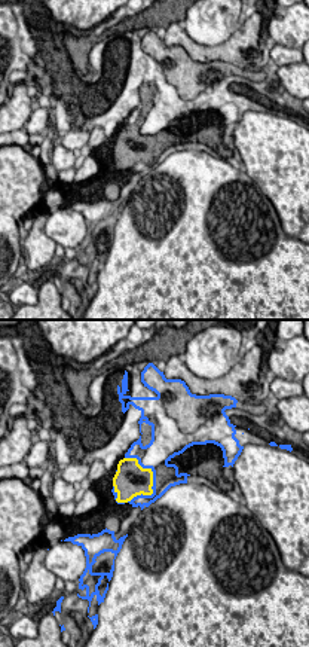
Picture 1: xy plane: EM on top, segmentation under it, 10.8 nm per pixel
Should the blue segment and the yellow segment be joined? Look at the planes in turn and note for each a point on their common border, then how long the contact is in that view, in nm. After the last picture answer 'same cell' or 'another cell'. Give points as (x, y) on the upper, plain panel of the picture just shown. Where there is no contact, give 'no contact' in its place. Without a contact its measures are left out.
(152, 137) | 500 nm

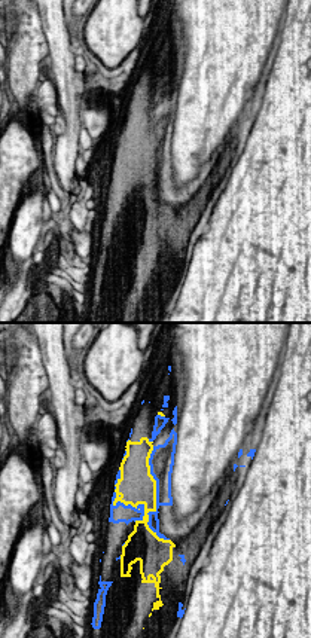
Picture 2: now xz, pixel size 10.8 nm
(156, 165) | 1050 nm

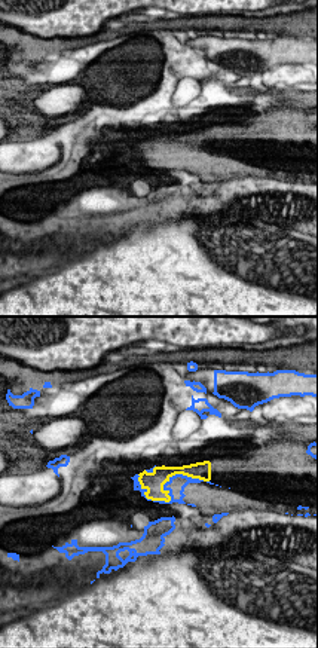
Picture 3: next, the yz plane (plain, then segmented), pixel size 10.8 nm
(170, 162) | 750 nm

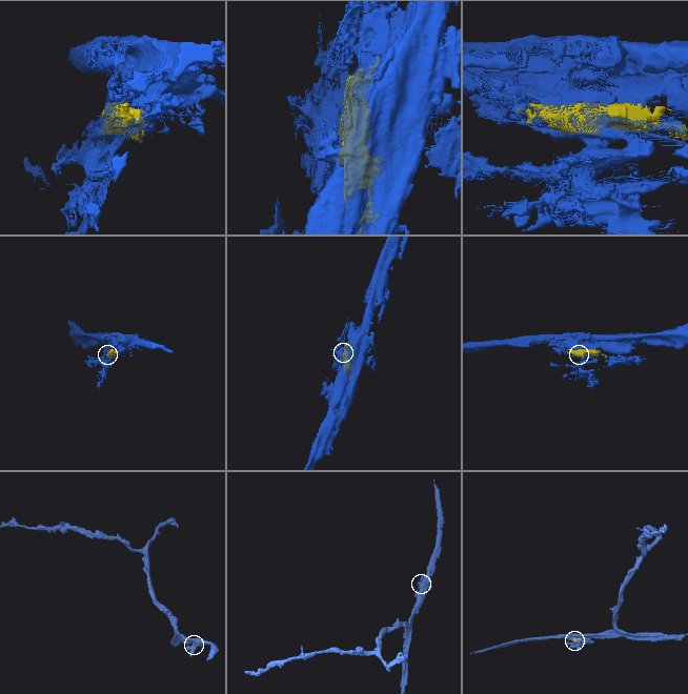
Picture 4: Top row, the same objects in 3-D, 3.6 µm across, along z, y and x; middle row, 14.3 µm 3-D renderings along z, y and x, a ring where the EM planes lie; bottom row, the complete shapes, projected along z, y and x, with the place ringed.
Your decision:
another cell

